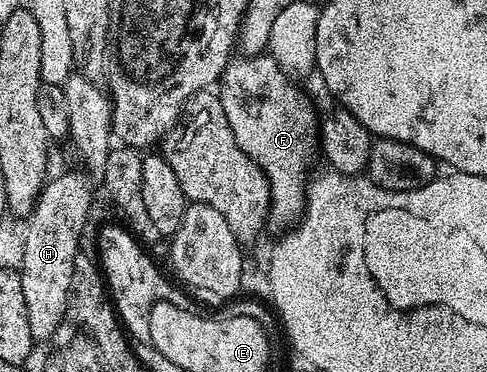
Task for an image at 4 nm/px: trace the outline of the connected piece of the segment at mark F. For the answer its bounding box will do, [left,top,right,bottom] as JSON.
[217,55,317,231]

